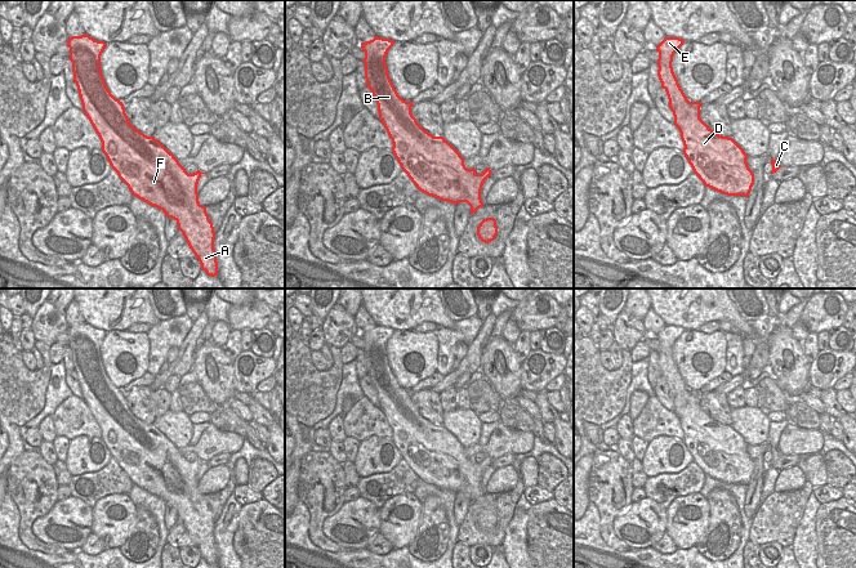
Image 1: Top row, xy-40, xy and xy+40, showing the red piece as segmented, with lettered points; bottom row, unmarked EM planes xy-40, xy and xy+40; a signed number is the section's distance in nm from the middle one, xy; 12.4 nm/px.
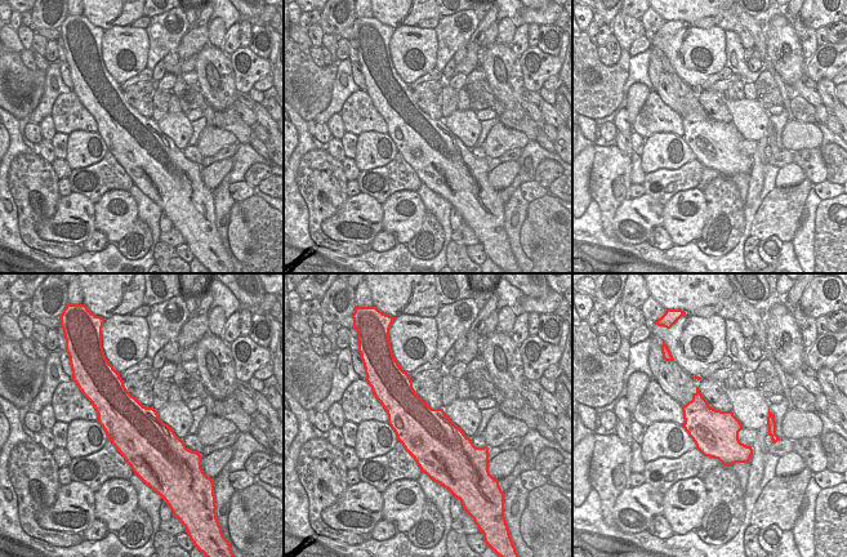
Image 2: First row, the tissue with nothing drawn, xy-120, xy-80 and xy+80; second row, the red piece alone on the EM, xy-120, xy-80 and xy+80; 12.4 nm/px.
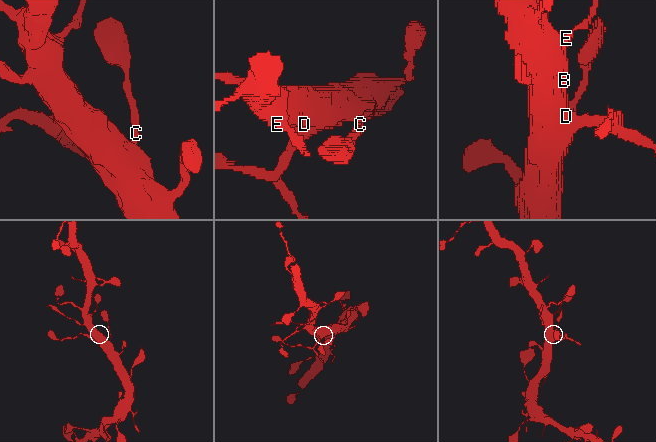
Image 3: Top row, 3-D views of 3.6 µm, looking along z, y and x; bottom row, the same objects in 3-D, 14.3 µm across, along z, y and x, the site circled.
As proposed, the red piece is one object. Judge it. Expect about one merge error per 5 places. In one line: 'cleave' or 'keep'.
keep

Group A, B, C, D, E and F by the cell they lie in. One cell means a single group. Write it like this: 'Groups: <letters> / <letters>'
Groups: A B C D E F

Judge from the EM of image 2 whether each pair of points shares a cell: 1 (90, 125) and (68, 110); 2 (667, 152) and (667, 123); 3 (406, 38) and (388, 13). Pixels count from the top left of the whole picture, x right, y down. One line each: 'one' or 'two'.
1: one
2: two
3: two

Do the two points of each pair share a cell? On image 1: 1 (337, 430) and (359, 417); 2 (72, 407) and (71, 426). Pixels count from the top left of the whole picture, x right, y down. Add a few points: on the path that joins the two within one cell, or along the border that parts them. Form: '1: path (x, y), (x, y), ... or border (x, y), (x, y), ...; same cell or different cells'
1: border (342, 415), (343, 432), (347, 435); different cells
2: path (72, 412), (71, 421); same cell

